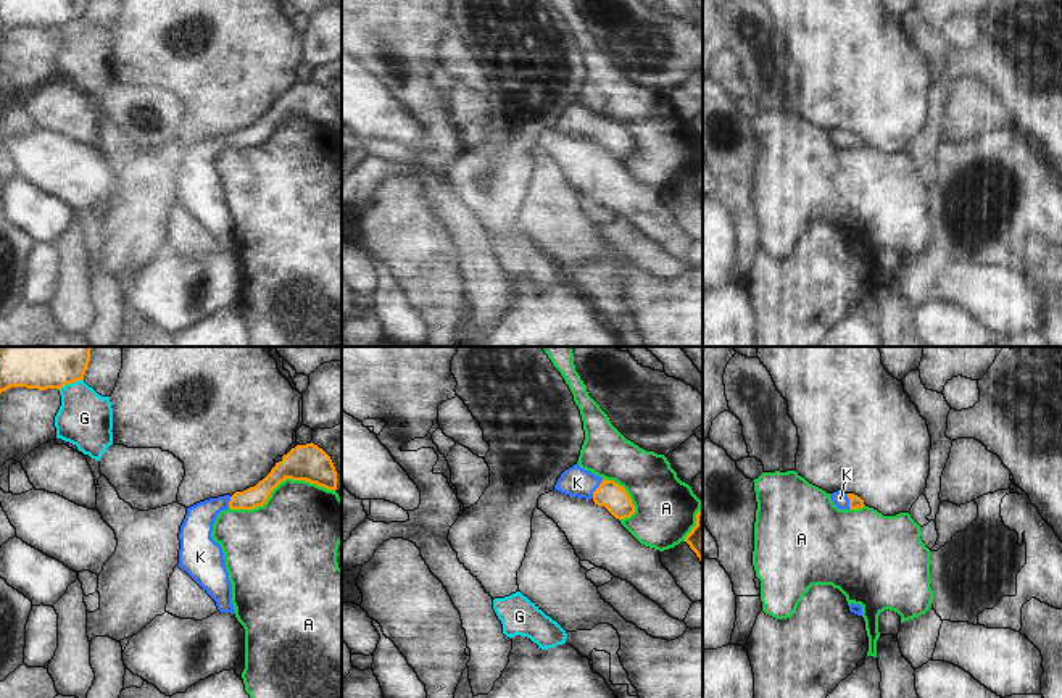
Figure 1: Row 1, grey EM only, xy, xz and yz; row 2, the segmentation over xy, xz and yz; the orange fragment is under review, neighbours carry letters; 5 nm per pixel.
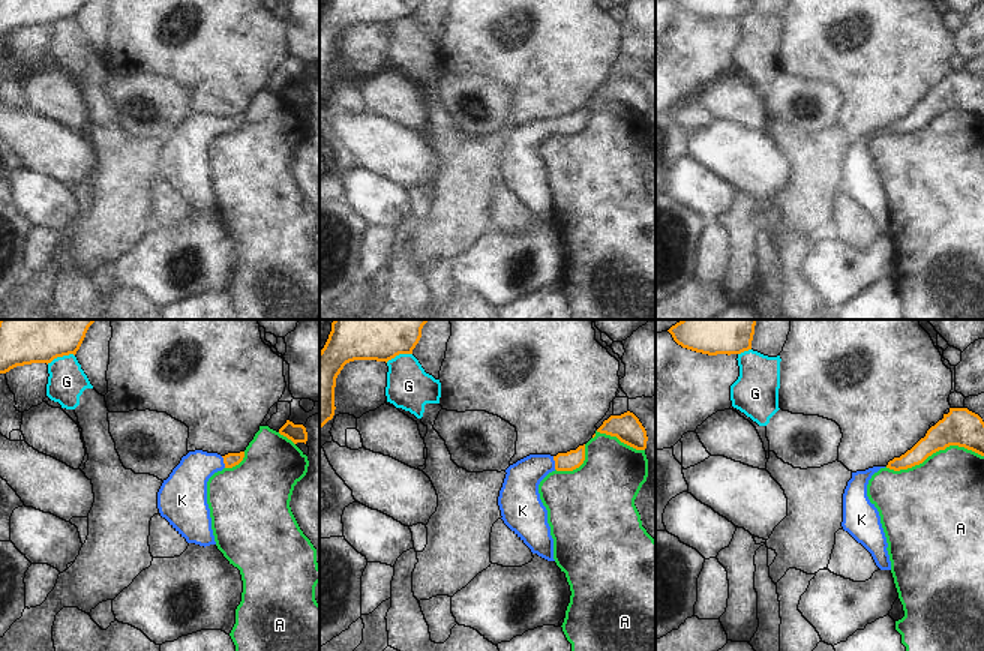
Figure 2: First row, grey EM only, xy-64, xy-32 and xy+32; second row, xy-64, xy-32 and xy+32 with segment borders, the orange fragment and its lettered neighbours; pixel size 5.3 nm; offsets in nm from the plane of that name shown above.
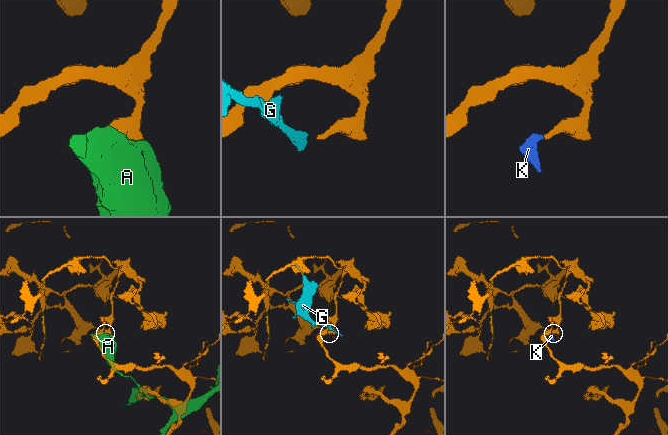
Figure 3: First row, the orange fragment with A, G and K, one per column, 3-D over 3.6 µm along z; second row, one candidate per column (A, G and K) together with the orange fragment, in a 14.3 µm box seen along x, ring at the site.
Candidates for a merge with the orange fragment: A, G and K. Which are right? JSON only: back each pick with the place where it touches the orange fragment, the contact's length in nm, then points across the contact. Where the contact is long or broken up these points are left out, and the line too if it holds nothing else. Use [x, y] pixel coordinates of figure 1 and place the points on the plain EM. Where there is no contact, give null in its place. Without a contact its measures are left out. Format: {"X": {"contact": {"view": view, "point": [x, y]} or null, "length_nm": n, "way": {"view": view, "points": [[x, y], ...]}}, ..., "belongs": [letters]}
{"K": {"contact": {"view": "xz", "point": [597, 128]}, "length_nm": 110, "way": {"view": "xz", "points": [[611, 134], [597, 128], [577, 121]]}}, "belongs": ["K"]}

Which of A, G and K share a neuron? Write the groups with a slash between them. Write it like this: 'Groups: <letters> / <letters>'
Groups: A / G / K.

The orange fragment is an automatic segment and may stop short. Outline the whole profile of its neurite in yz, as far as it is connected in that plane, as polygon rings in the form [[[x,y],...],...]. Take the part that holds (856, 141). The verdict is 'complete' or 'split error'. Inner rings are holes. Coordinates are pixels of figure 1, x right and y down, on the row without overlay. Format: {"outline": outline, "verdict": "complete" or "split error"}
{"outline": [[[841,129],[830,132],[830,137],[838,148],[859,148],[865,145],[861,135]]], "verdict": "split error"}

